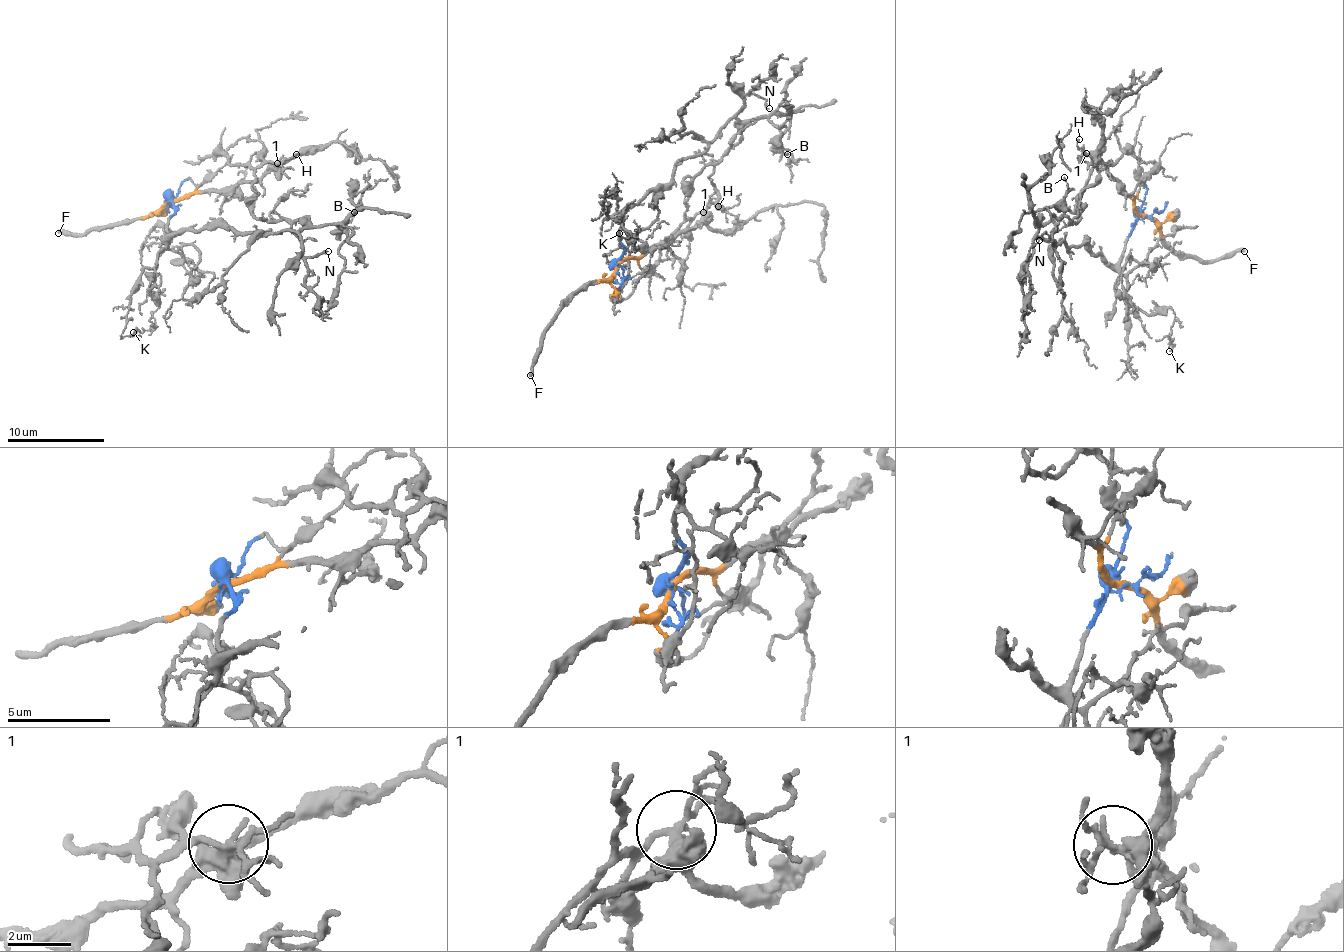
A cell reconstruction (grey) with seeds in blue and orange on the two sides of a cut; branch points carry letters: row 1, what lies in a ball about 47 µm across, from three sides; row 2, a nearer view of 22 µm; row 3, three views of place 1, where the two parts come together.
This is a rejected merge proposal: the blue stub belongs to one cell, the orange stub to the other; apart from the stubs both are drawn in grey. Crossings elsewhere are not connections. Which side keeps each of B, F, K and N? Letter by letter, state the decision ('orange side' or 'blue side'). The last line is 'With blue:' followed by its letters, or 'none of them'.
B: blue side
F: orange side
K: blue side
N: blue side
With blue: B, K, N

